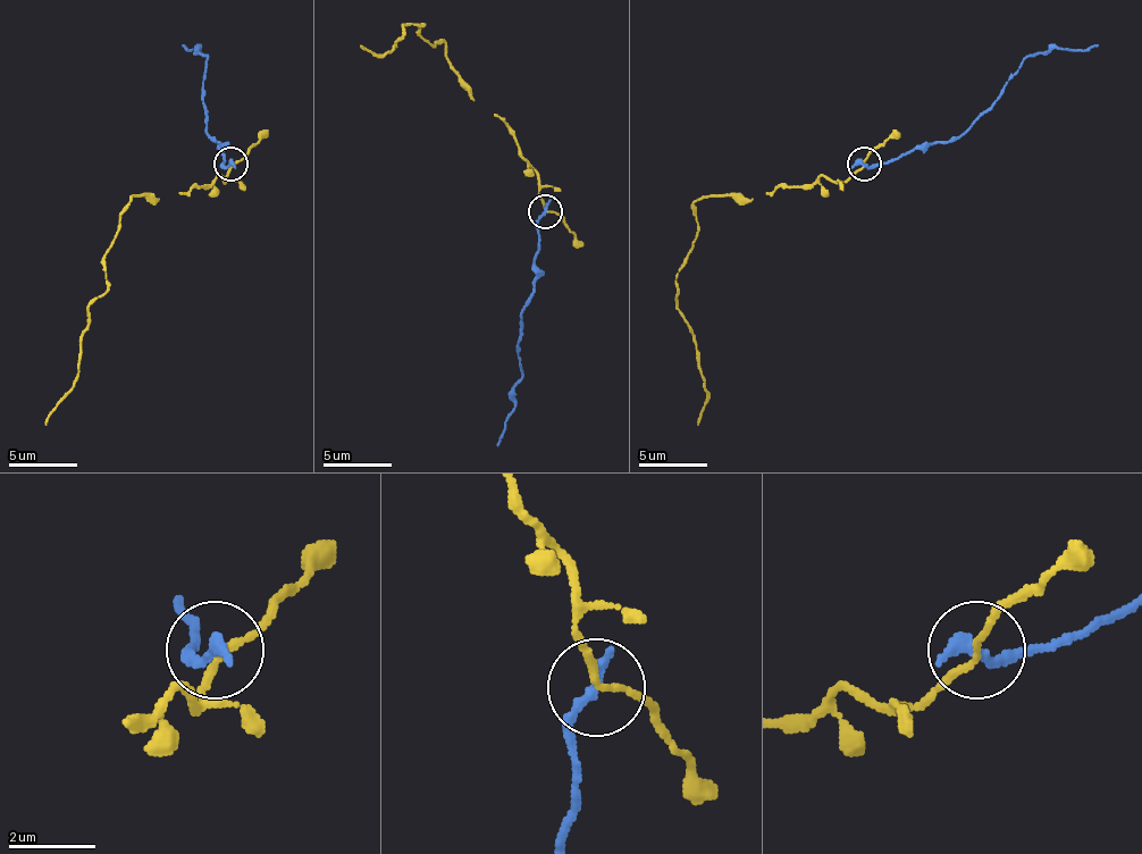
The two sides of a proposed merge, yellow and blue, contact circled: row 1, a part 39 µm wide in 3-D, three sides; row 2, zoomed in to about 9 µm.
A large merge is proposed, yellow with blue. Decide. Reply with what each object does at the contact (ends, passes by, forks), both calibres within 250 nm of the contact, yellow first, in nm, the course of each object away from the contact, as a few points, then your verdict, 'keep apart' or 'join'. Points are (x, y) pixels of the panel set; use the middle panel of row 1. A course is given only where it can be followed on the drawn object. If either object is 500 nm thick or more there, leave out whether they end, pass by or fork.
yellow passes by | blue ends | 150/320 nm | yellow via (546, 210), (539, 173), (471, 98), (447, 50), (420, 33), (423, 23), (403, 26), (392, 50), (361, 47) | blue via (546, 210), (519, 341), (522, 375), (498, 446) | keep apart

